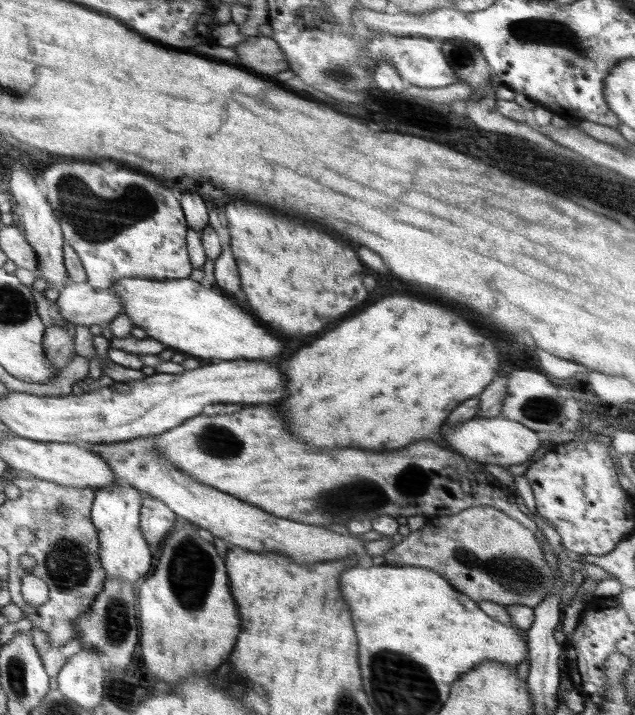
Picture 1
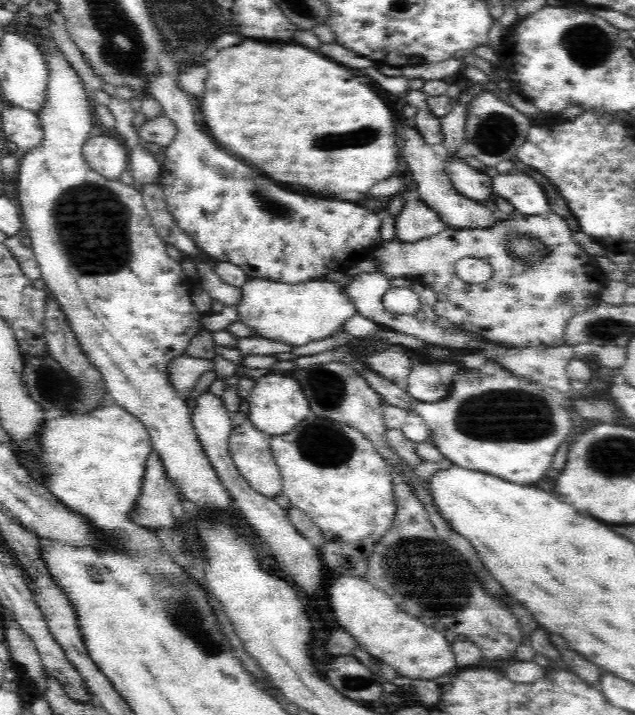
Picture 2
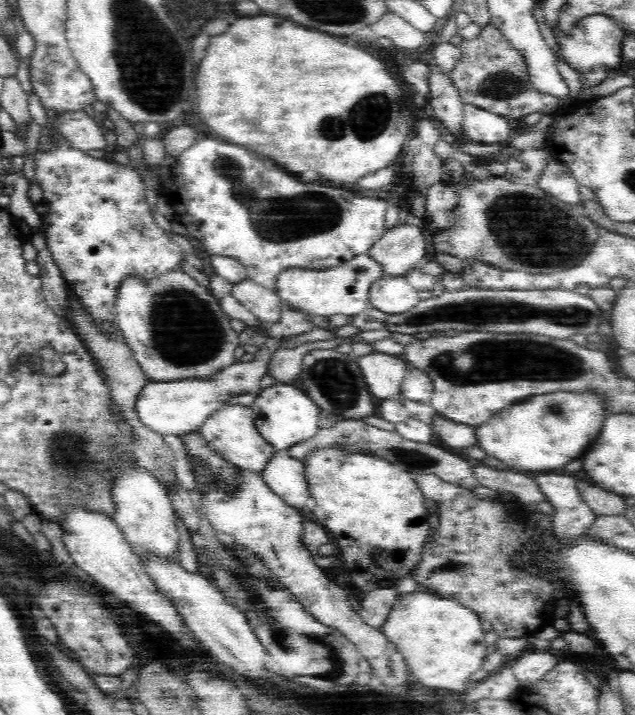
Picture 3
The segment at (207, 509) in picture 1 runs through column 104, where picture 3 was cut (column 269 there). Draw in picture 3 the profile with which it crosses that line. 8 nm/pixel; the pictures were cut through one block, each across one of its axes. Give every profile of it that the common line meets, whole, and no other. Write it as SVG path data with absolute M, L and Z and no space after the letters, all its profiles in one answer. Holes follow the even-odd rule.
M224 404L204 421L200 432L209 447L224 460L228 460L230 464L235 464L242 470L260 474L276 450L258 433L252 413L250 405Z

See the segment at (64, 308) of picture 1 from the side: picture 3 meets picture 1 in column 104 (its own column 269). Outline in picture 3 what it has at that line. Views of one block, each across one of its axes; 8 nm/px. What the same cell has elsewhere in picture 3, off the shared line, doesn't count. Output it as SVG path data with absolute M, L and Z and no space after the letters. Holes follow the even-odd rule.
M249 278L233 283L231 295L266 325L277 323L285 309L276 291L259 286Z

